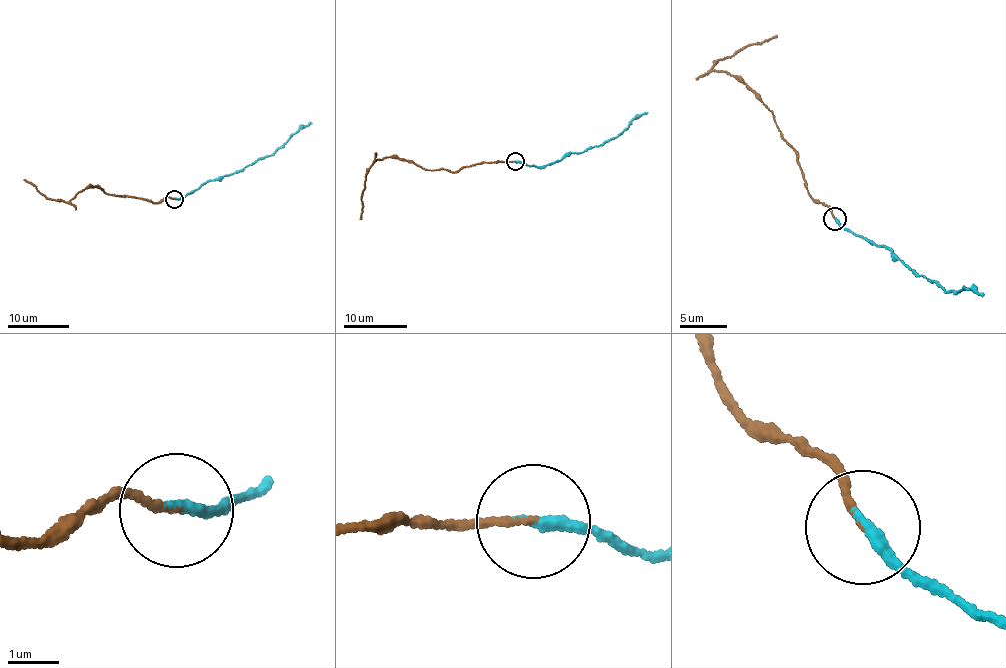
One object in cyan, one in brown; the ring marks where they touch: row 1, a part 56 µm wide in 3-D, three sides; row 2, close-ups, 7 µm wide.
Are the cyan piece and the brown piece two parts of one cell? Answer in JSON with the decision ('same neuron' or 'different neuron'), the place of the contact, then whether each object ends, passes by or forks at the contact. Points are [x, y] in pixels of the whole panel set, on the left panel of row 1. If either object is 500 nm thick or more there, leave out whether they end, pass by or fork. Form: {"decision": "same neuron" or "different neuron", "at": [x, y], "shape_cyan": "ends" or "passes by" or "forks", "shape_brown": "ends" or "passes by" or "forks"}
{"decision": "same neuron", "at": [174, 199], "shape_cyan": "ends", "shape_brown": "ends"}

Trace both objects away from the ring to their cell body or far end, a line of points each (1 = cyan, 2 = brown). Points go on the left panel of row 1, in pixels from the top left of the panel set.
1: (175, 199), (272, 154), (310, 122)
2: (175, 199), (154, 203), (97, 187), (78, 192), (69, 201), (48, 199), (23, 180)

